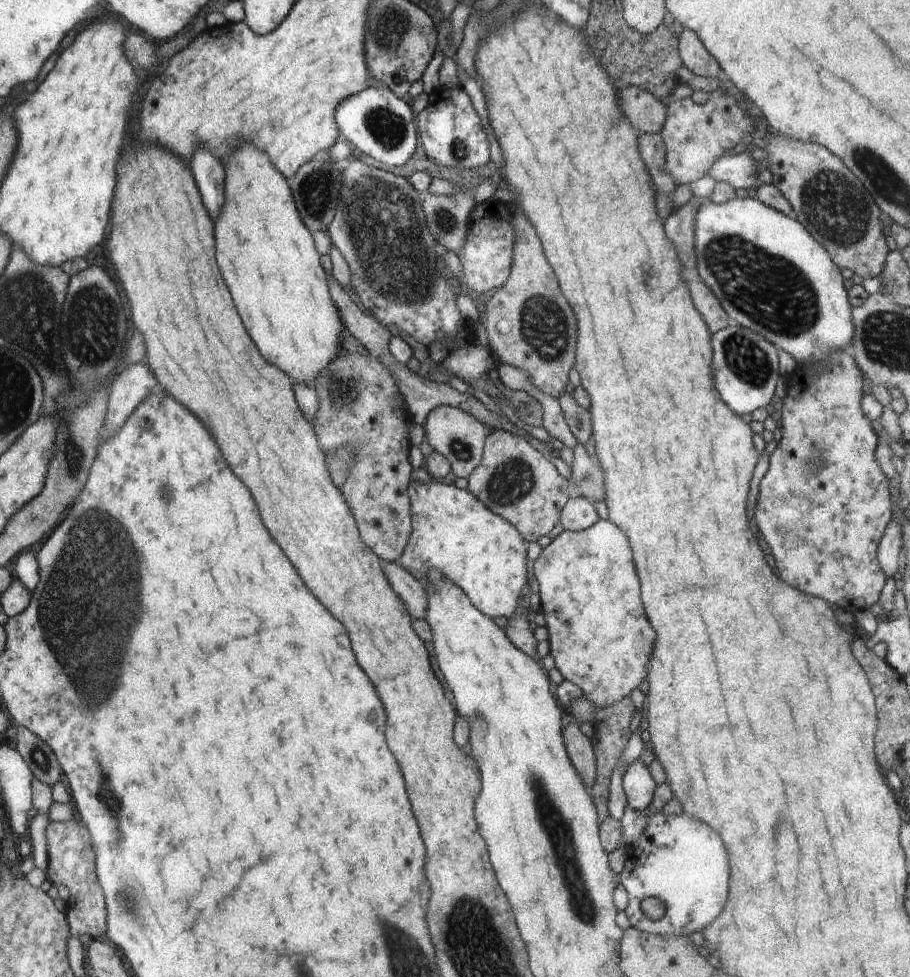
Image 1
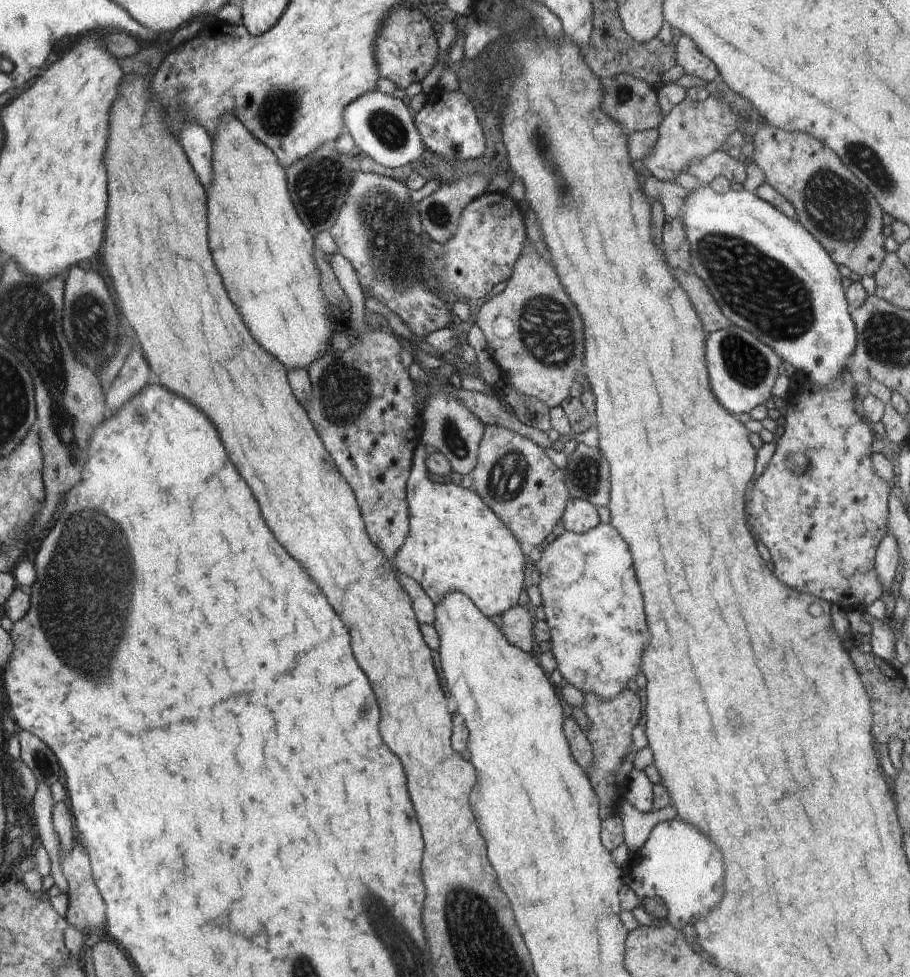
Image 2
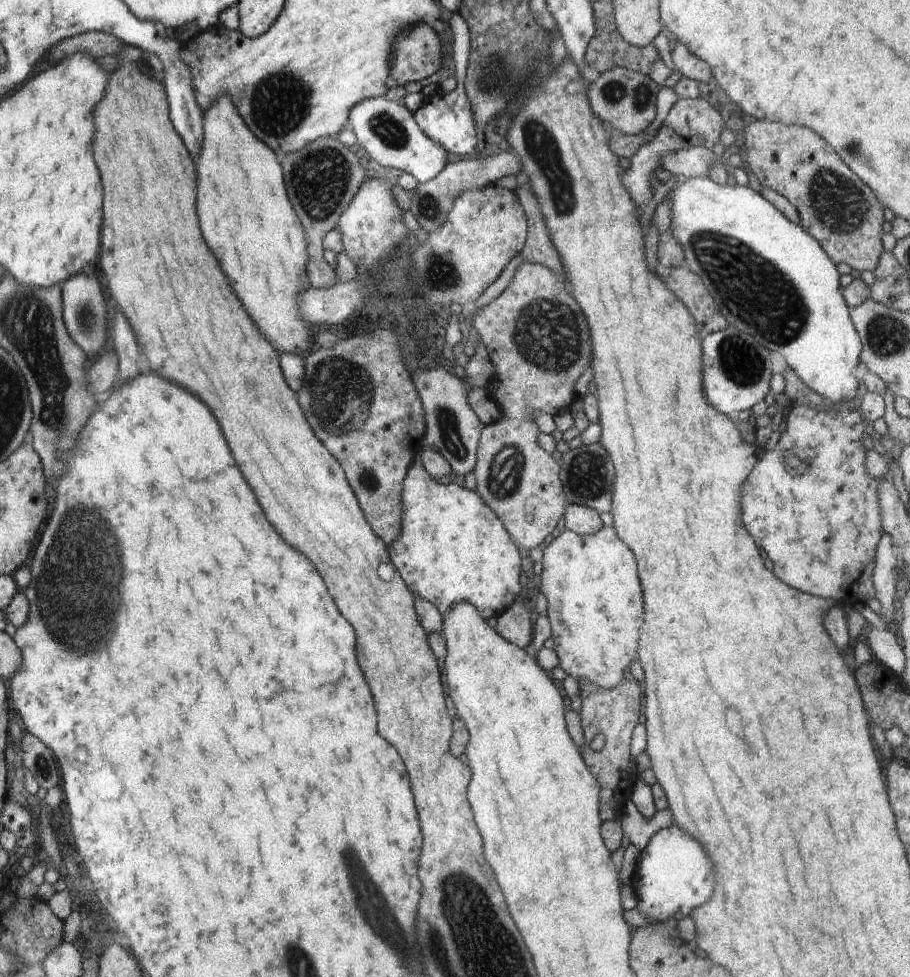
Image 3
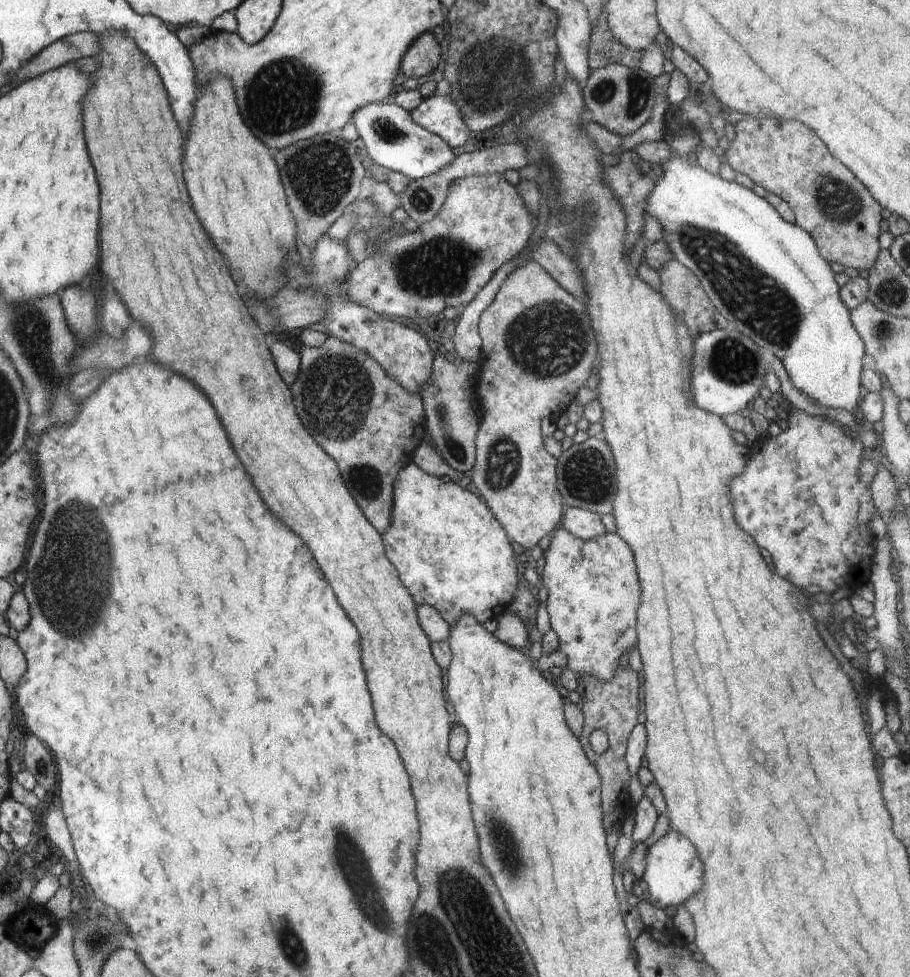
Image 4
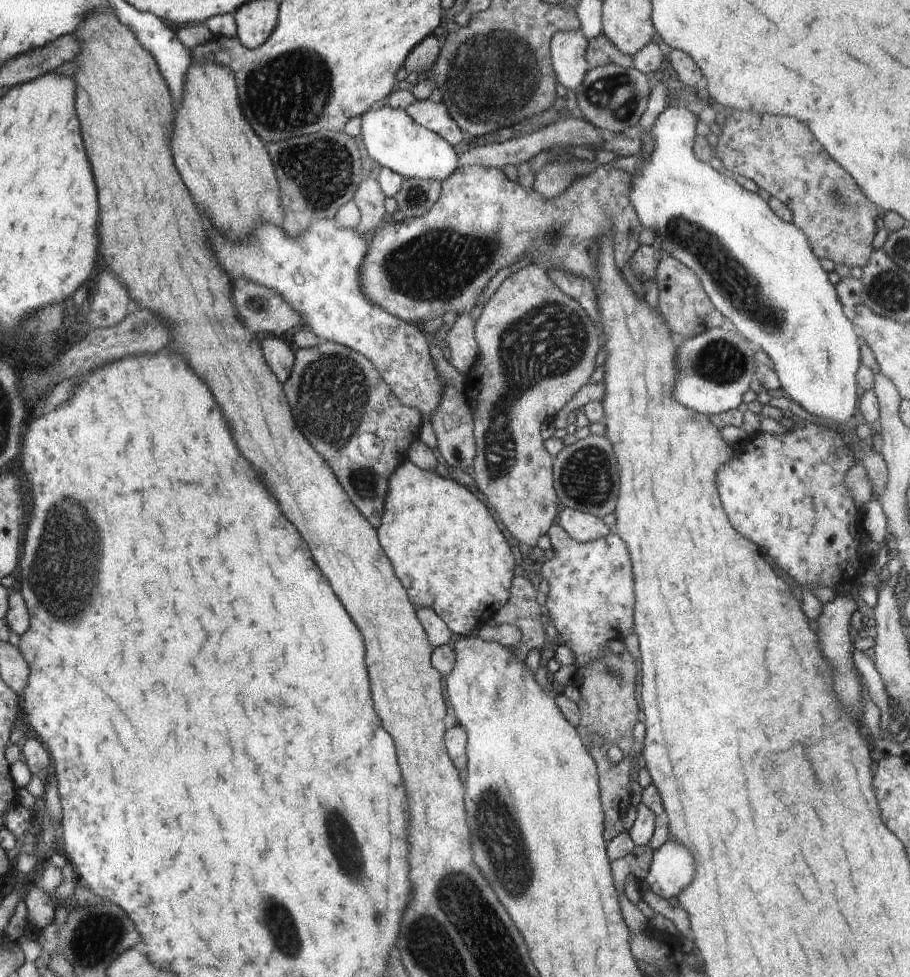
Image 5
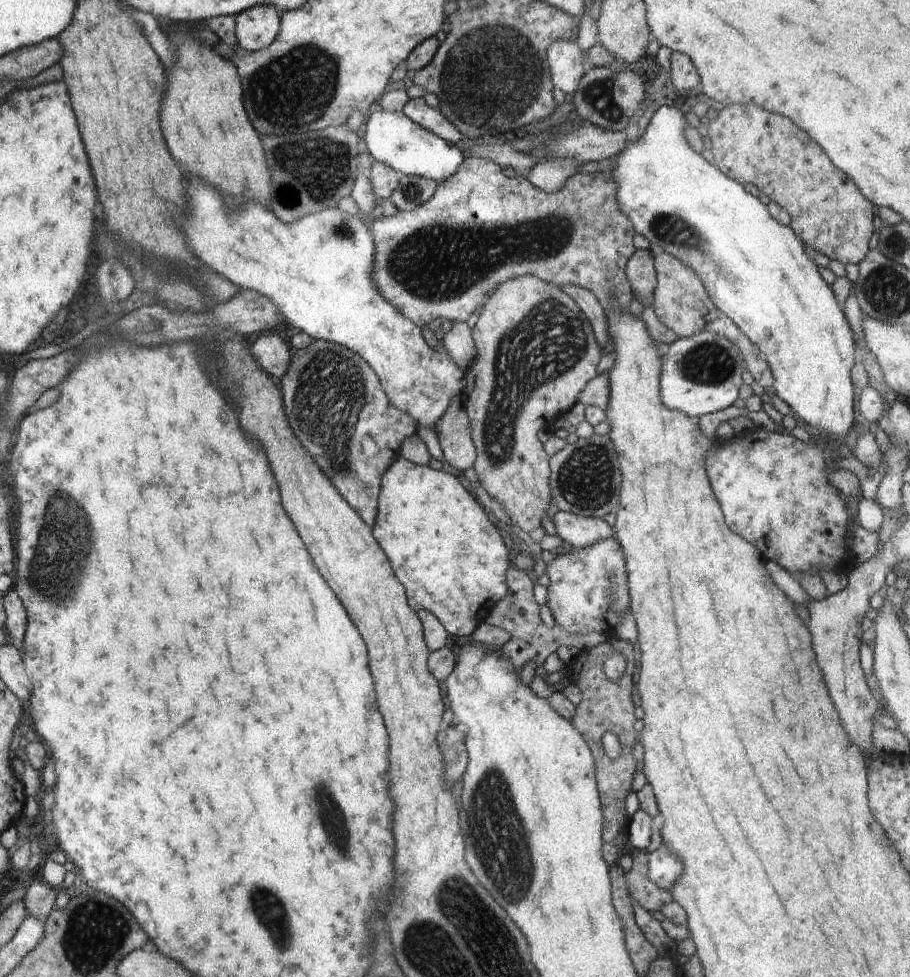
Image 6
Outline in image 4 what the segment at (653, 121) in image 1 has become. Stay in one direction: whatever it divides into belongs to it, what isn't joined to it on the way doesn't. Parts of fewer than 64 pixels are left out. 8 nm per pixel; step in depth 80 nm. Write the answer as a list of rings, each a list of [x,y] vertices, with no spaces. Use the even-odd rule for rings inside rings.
[[[614,63],[594,70],[588,80],[579,86],[585,108],[592,112],[594,122],[598,122],[617,135],[634,134],[645,122],[650,120],[654,100],[659,88],[646,71],[631,69]]]

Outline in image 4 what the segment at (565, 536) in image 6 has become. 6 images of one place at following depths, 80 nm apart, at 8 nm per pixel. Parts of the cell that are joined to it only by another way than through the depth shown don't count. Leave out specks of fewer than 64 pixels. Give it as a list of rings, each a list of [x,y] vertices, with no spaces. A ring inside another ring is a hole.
[[[564,507],[560,526],[582,540],[593,539],[607,531],[600,517],[599,514],[584,509]]]

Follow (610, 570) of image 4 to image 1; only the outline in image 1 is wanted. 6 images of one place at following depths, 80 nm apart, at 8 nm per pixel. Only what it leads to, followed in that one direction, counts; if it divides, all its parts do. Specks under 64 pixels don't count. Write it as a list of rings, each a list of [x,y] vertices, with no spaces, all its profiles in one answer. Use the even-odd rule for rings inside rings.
[[[600,519],[581,531],[564,530],[542,548],[534,561],[534,574],[539,584],[540,612],[546,621],[550,654],[558,672],[581,688],[584,696],[596,707],[609,707],[630,697],[632,690],[646,678],[646,666],[656,634],[644,614],[632,550],[622,530],[608,519]]]

